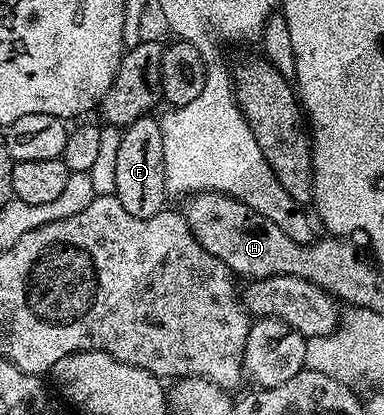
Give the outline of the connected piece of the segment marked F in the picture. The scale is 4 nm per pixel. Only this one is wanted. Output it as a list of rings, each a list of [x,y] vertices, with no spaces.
[[[155,117],[139,118],[134,124],[123,127],[121,143],[118,147],[118,158],[115,161],[114,197],[130,212],[130,216],[149,218],[165,209],[166,191],[164,189],[164,157],[162,156],[162,128]]]

